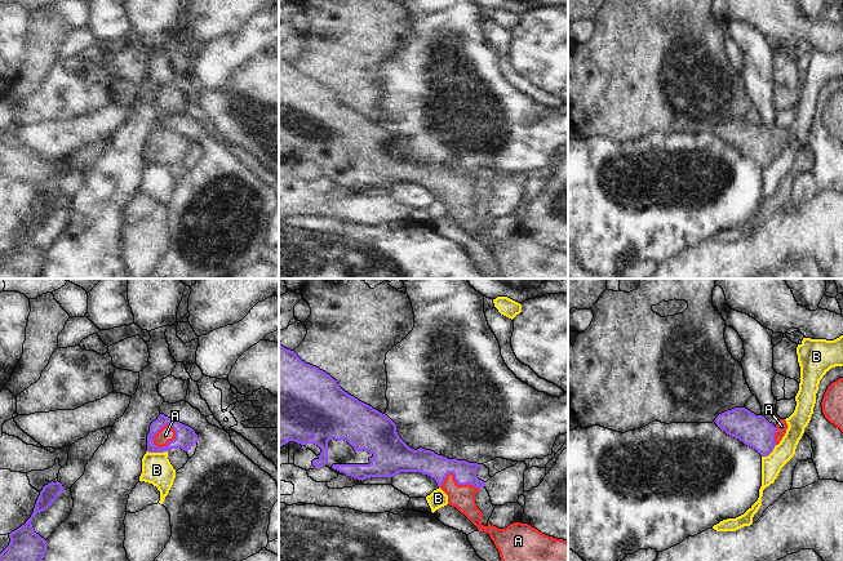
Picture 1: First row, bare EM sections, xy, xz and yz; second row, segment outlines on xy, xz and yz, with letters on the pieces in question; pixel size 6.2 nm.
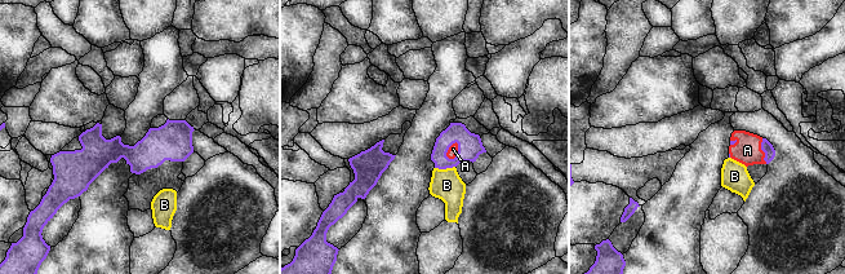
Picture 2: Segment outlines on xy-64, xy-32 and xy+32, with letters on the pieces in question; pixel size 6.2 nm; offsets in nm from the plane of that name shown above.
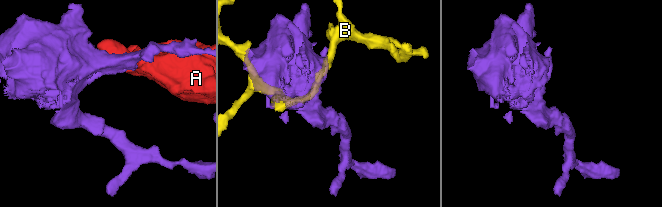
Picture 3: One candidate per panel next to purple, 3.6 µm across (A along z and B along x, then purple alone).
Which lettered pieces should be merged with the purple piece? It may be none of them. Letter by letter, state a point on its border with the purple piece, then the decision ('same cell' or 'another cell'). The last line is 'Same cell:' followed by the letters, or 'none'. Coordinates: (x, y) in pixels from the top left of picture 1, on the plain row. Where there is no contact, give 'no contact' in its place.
A: contact xy (154, 146); same cell
B: contact xy (158, 163); another cell
Same cell: A

